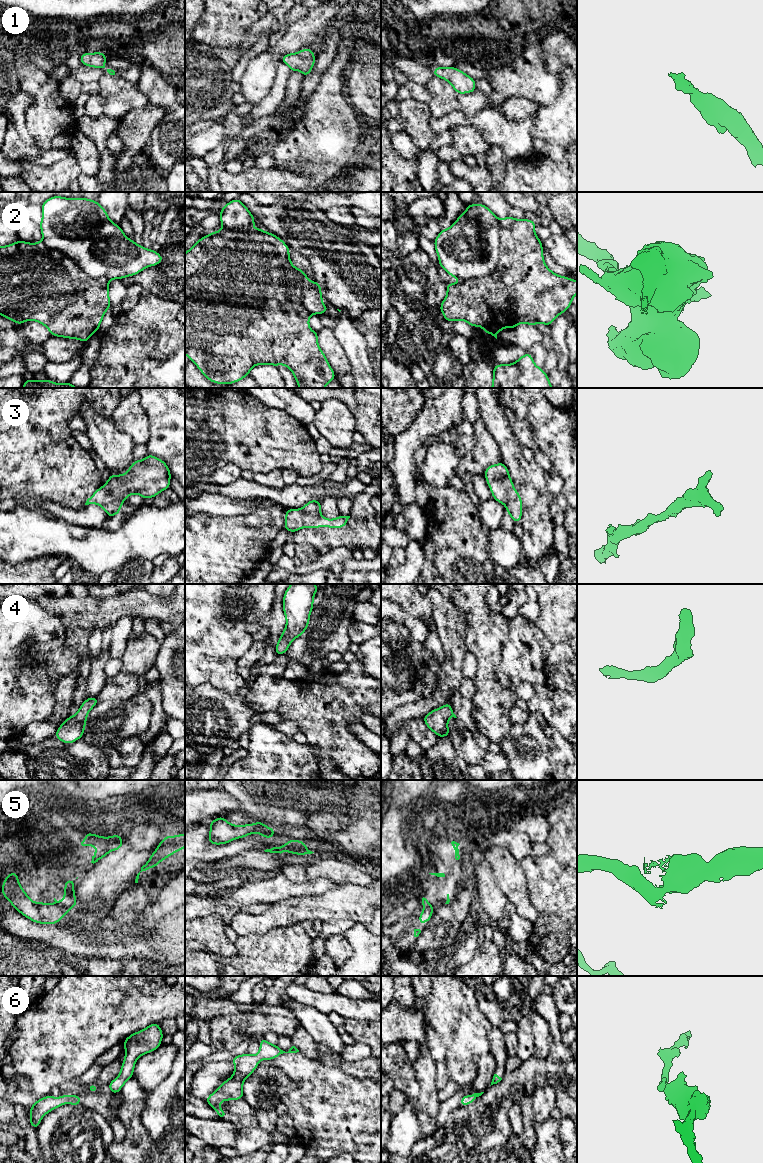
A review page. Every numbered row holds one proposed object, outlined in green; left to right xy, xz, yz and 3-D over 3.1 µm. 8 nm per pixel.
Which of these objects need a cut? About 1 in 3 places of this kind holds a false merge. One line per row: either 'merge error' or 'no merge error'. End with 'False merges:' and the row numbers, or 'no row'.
1: no merge error
2: merge error
3: no merge error
4: no merge error
5: merge error
6: no merge error
False merges: 2, 5

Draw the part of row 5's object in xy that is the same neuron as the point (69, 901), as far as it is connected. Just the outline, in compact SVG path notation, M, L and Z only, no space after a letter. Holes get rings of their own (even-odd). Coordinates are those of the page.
M73 879L64 880L64 884L64 899L62 901L57 901L54 898L54 901L55 905L59 906L64 910L70 911L77 904L77 898L75 897L74 893L75 882L73 881Z

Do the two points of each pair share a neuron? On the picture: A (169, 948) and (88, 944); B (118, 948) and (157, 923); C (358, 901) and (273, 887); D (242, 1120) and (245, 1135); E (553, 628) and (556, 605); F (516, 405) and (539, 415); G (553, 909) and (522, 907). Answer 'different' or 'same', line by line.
A: same
B: same
C: different
D: different
E: same
F: different
G: different

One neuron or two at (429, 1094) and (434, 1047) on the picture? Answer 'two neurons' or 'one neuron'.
two neurons

